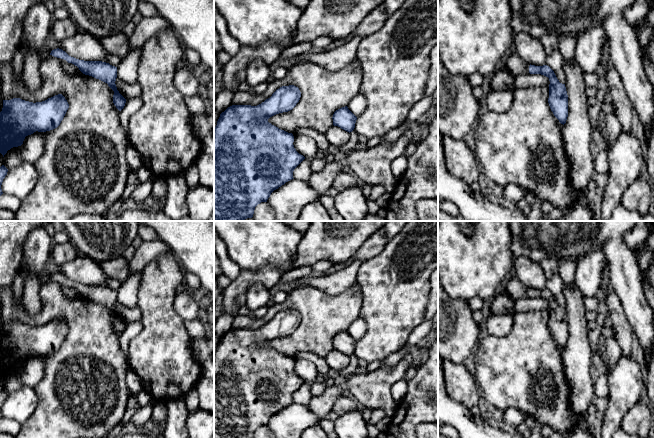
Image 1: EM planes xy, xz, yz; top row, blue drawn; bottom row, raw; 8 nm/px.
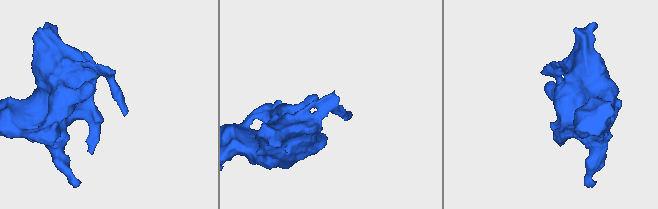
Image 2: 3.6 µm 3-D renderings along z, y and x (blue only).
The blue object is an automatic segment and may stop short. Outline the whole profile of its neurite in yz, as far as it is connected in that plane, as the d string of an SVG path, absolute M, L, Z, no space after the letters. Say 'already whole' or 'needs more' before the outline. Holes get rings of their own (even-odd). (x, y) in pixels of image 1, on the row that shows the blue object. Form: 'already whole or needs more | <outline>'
needs more | M518 55L508 56L505 66L513 76L520 74L541 74L549 78L548 103L554 116L561 124L565 124L568 117L568 95L565 84L557 79L554 71L547 65L535 66L522 61Z

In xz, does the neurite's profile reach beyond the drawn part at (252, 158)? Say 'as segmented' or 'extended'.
as segmented

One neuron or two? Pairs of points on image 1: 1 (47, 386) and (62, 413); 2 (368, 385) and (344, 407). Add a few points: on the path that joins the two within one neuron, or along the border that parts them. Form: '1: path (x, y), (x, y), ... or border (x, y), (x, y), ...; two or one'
1: path (54, 393), (62, 403), (62, 406); one
2: border (353, 397), (358, 403); two

